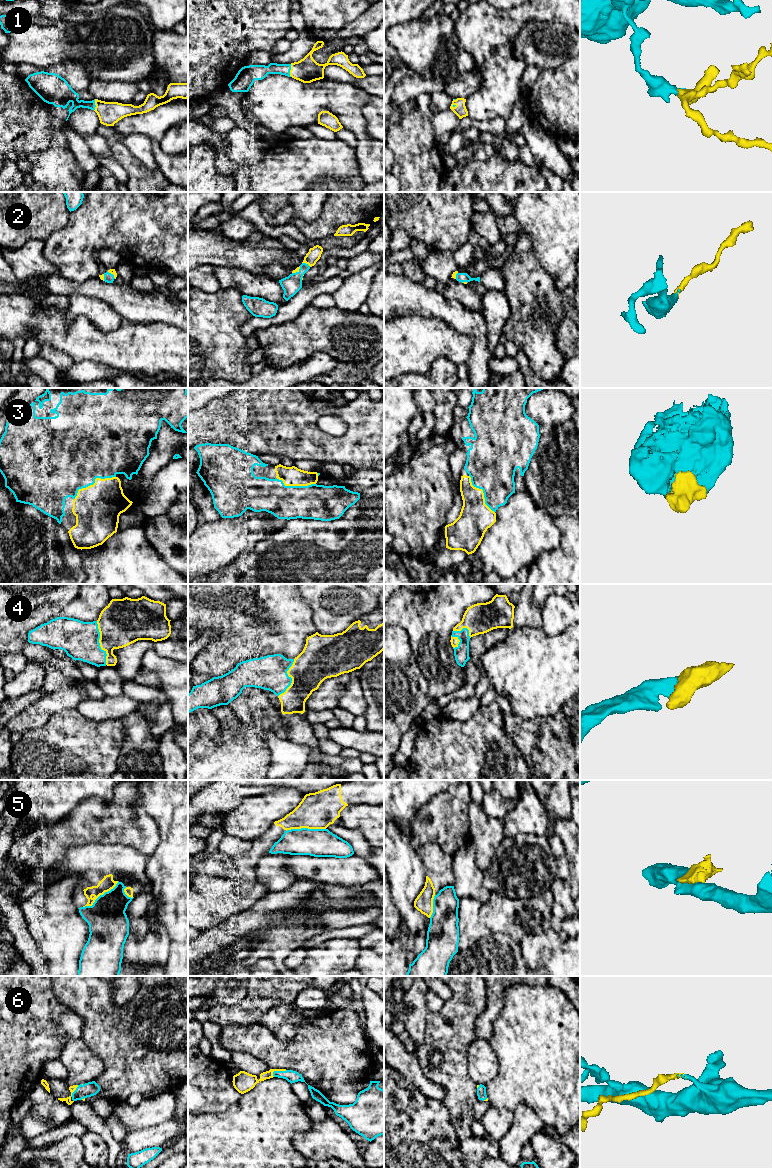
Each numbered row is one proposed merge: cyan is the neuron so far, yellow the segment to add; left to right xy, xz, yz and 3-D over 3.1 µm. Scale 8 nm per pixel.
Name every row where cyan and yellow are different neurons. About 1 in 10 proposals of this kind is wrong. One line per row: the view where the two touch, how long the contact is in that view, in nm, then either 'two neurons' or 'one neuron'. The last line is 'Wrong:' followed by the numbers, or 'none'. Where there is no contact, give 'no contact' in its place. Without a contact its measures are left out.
1: xz | 100 nm | one neuron
2: xz | 80 nm | one neuron
3: xy | 380 nm | one neuron
4: xy | 360 nm | one neuron
5: xz | 320 nm | two neurons
6: xz | 130 nm | one neuron
Wrong: 5

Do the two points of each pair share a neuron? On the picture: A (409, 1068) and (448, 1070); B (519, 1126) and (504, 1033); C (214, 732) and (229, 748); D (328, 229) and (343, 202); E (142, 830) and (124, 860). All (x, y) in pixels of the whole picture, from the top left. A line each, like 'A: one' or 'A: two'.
A: two
B: two
C: two
D: one
E: two

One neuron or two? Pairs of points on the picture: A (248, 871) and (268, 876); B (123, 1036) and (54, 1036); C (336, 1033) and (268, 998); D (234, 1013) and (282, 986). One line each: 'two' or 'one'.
A: two
B: two
C: two
D: one

